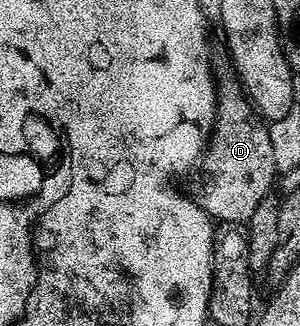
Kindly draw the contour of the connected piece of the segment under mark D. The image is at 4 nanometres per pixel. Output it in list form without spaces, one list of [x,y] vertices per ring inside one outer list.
[[[219,72],[216,77],[218,91],[218,110],[214,116],[214,124],[210,130],[209,142],[200,158],[202,182],[198,185],[196,200],[198,206],[215,222],[240,221],[249,222],[250,216],[260,207],[265,197],[271,196],[270,188],[274,185],[276,170],[272,159],[272,139],[267,122],[259,117],[258,110],[250,103],[241,83],[233,72]]]

